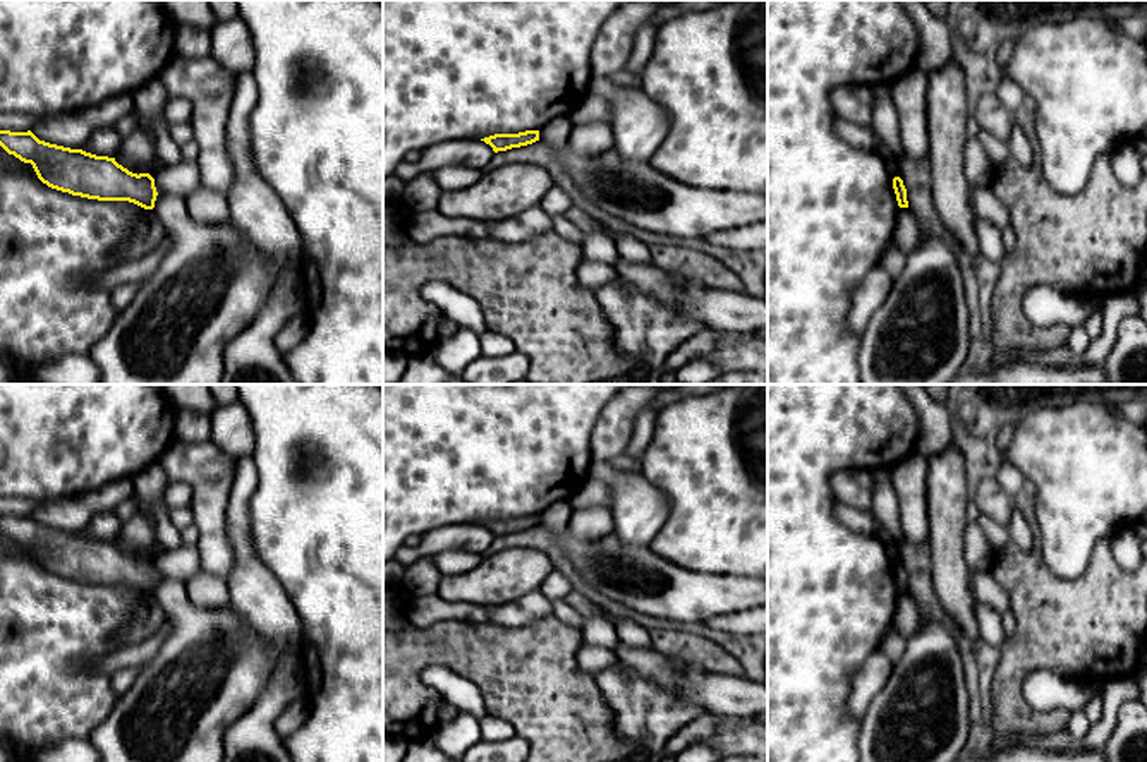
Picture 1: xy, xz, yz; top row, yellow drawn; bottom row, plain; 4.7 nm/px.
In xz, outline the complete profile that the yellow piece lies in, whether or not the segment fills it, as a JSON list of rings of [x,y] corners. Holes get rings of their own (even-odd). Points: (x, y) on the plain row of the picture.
[[[525,515],[519,518],[495,518],[481,523],[493,532],[495,537],[520,532],[539,525],[539,515]]]

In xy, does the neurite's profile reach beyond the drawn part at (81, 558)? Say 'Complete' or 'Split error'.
Complete

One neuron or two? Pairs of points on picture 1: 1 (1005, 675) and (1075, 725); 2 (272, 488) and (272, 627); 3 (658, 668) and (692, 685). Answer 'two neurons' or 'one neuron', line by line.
1: two neurons
2: two neurons
3: one neuron

